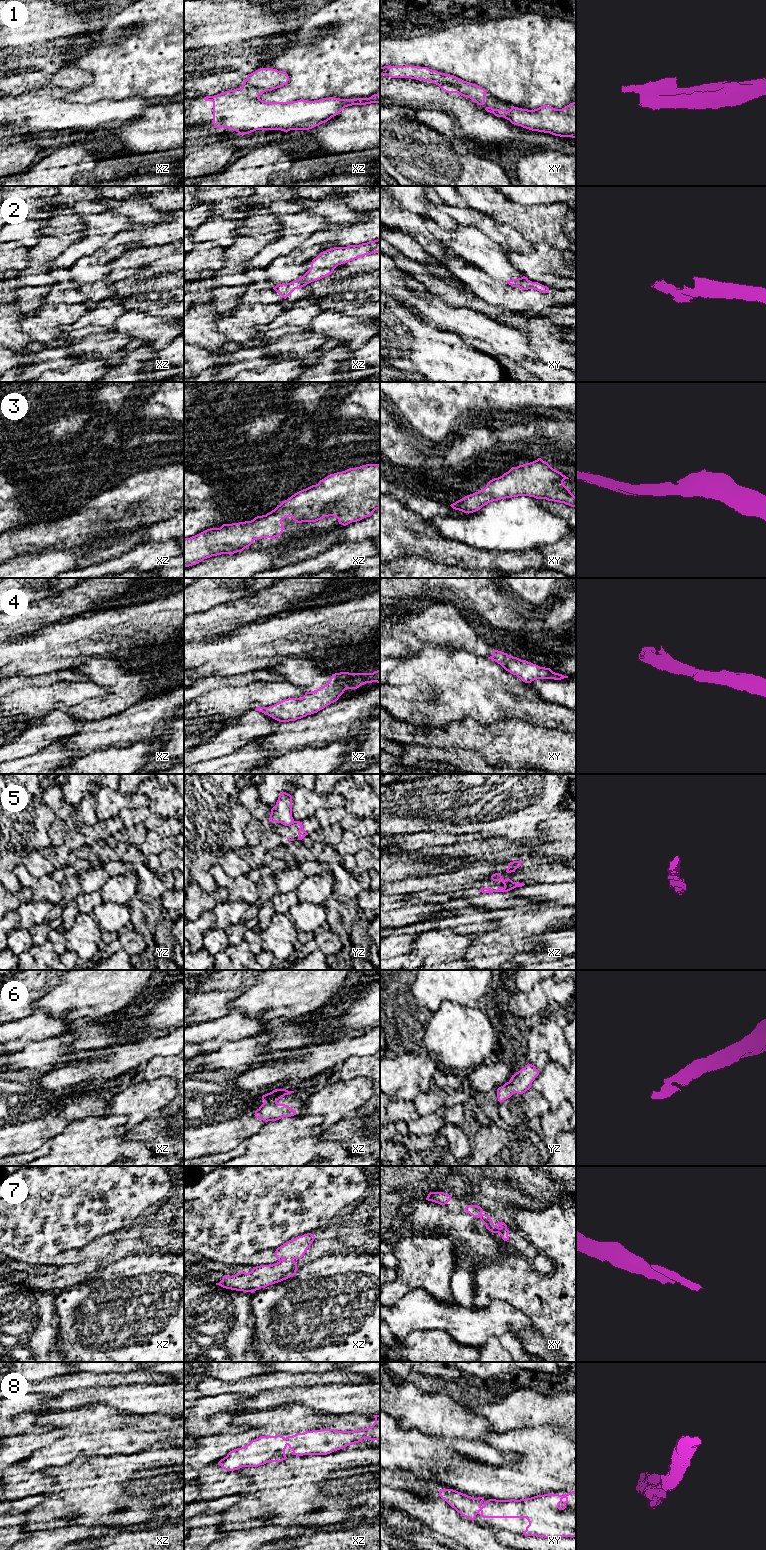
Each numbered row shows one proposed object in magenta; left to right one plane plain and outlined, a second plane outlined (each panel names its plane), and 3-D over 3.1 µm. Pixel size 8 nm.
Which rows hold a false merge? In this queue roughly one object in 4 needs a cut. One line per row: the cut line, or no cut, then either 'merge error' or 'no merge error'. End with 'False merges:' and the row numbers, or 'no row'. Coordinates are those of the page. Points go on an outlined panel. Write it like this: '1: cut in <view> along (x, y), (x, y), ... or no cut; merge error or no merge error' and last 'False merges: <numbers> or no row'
1: cut in xy along (433, 81), (436, 83), (448, 83), (457, 92); merge error
2: cut in xz along (311, 265), (315, 267), (336, 266); merge error
3: no cut; no merge error
4: no cut; no merge error
5: cut in yz along (294, 821), (292, 823); merge error
6: no cut; no merge error
7: no cut; no merge error
8: no cut; no merge error
False merges: 1, 2, 5

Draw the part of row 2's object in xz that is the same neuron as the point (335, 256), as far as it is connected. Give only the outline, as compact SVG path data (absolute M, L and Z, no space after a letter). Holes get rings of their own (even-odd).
M380 239L362 243L359 245L349 245L347 247L334 247L321 252L311 262L315 268L334 267L353 261L365 255L371 255L380 251Z

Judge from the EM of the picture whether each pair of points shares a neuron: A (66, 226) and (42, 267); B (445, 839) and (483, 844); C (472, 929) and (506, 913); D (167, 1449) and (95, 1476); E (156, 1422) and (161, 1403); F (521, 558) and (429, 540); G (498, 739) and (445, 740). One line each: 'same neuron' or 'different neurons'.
A: different neurons
B: same neuron
C: same neuron
D: same neuron
E: different neurons
F: same neuron
G: same neuron

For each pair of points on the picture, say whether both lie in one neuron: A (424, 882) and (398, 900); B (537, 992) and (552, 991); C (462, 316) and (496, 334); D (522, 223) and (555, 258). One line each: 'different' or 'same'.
A: different
B: different
C: same
D: different

